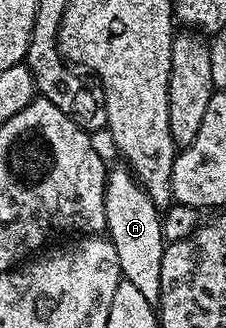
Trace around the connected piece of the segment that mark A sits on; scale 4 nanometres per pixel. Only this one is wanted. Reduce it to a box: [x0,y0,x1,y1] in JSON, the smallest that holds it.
[105,166,166,306]

